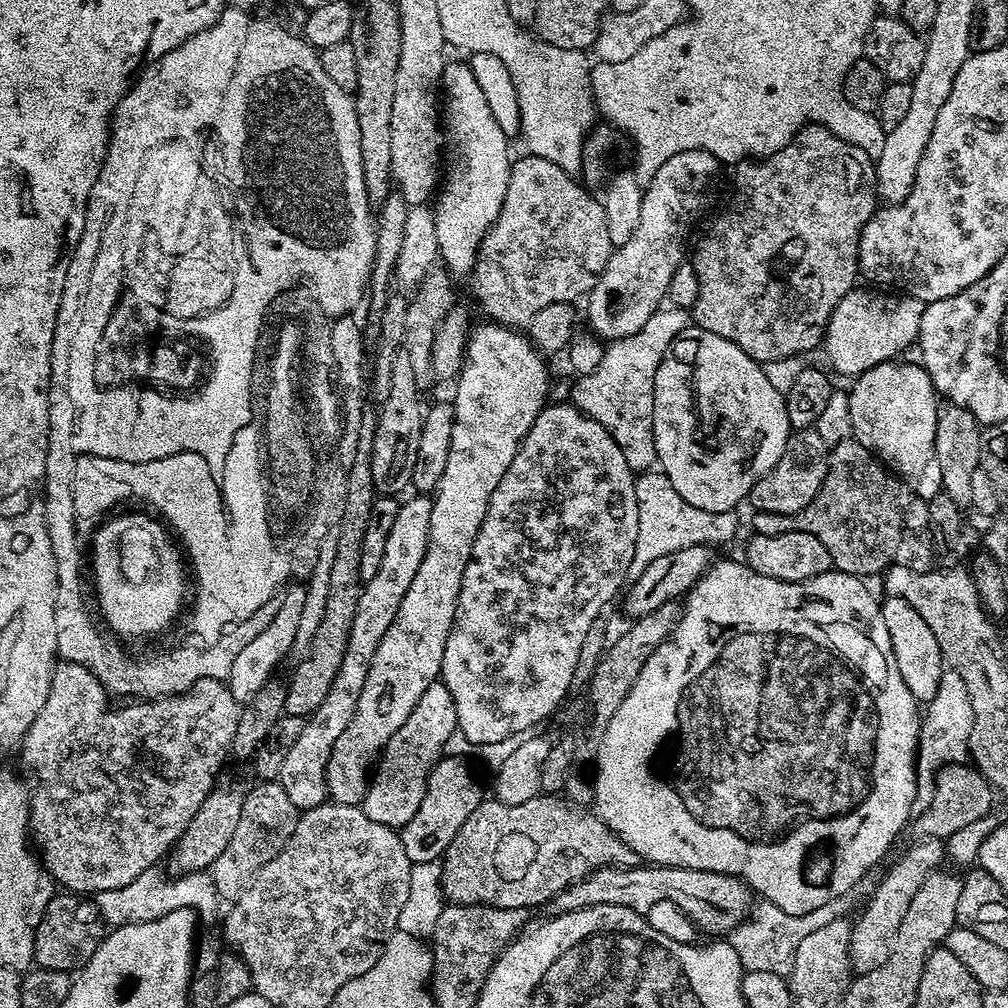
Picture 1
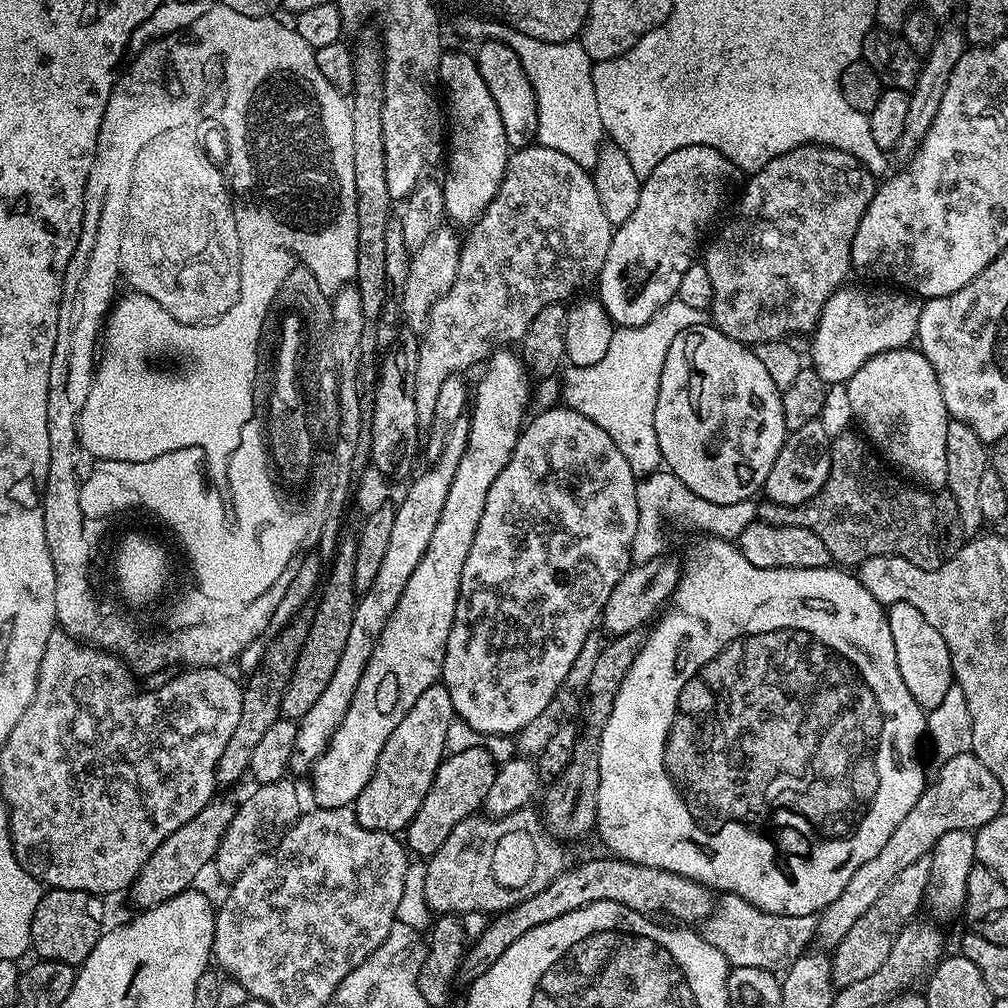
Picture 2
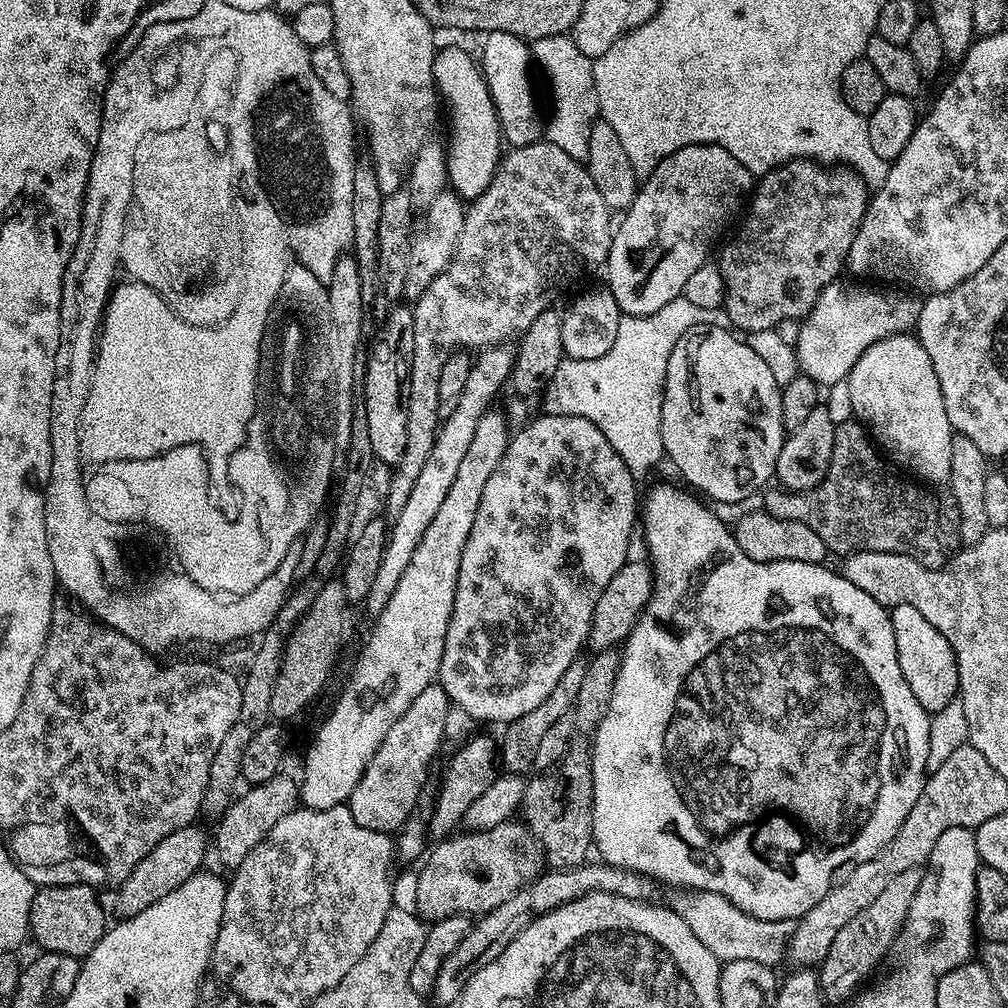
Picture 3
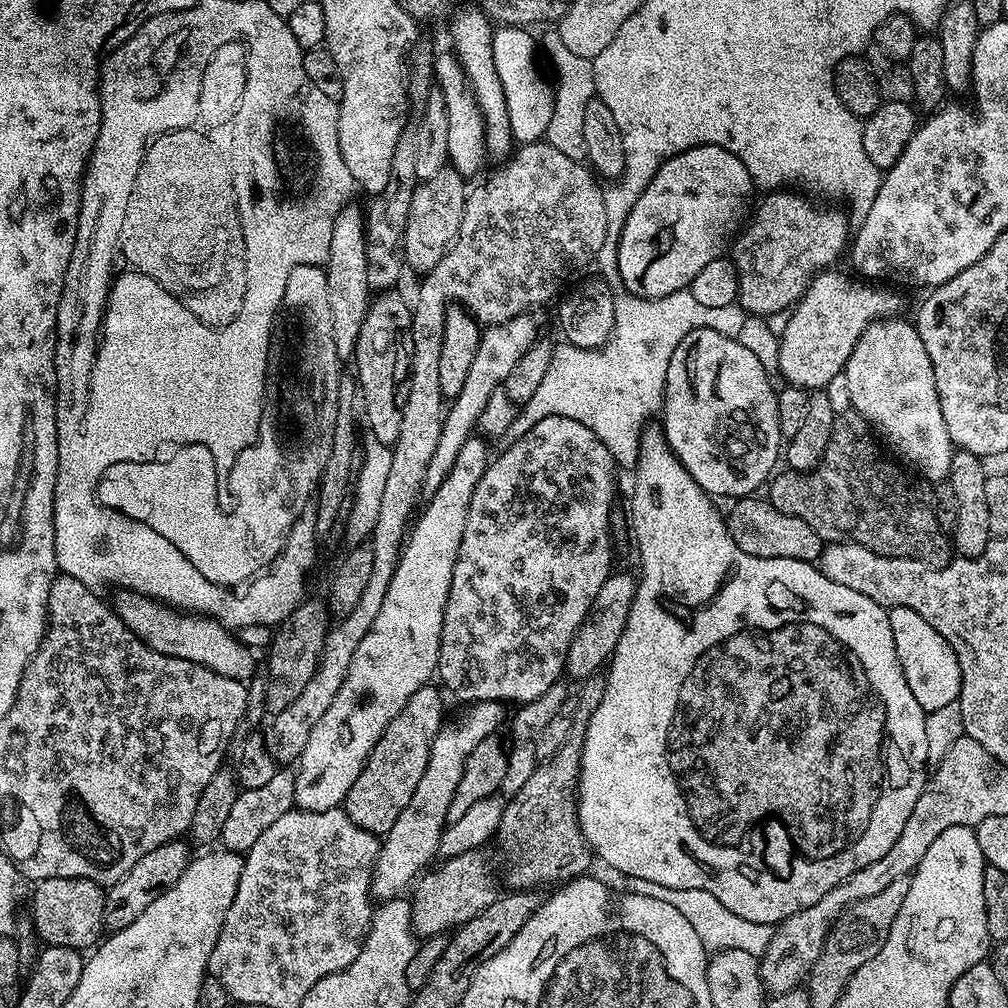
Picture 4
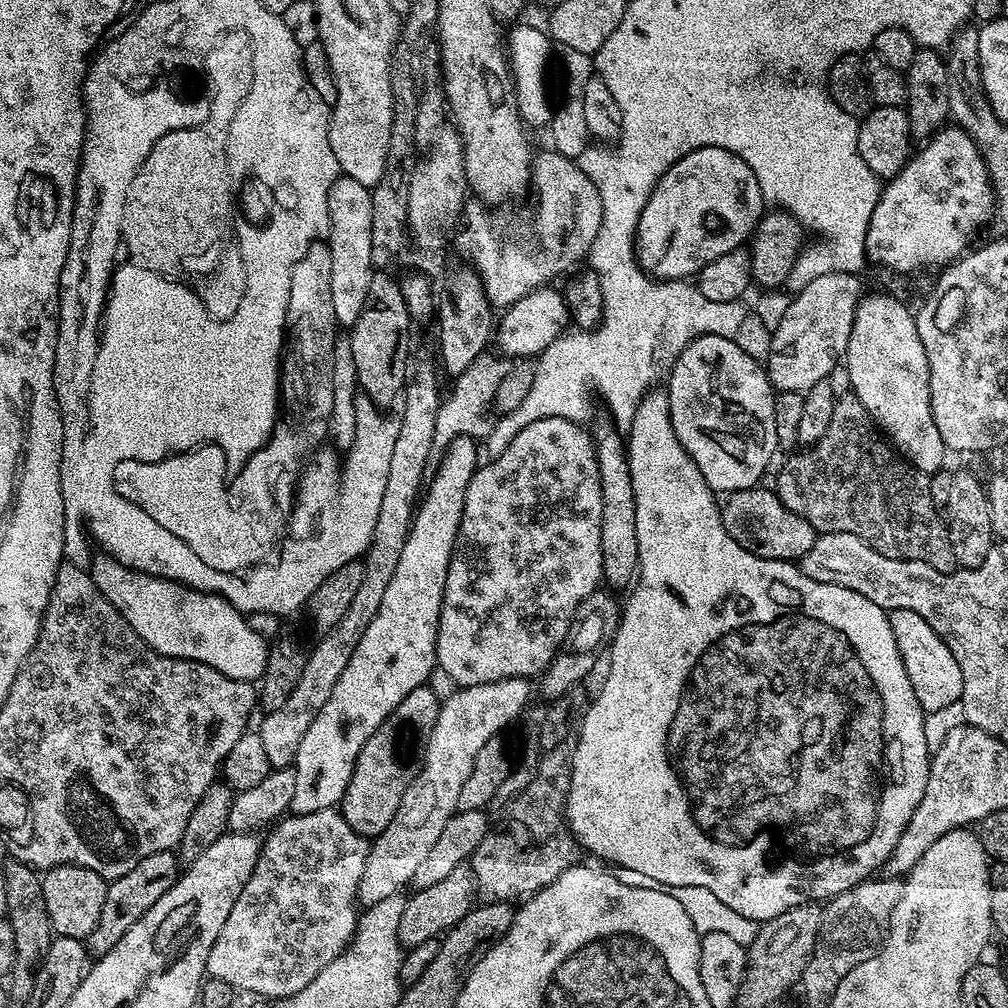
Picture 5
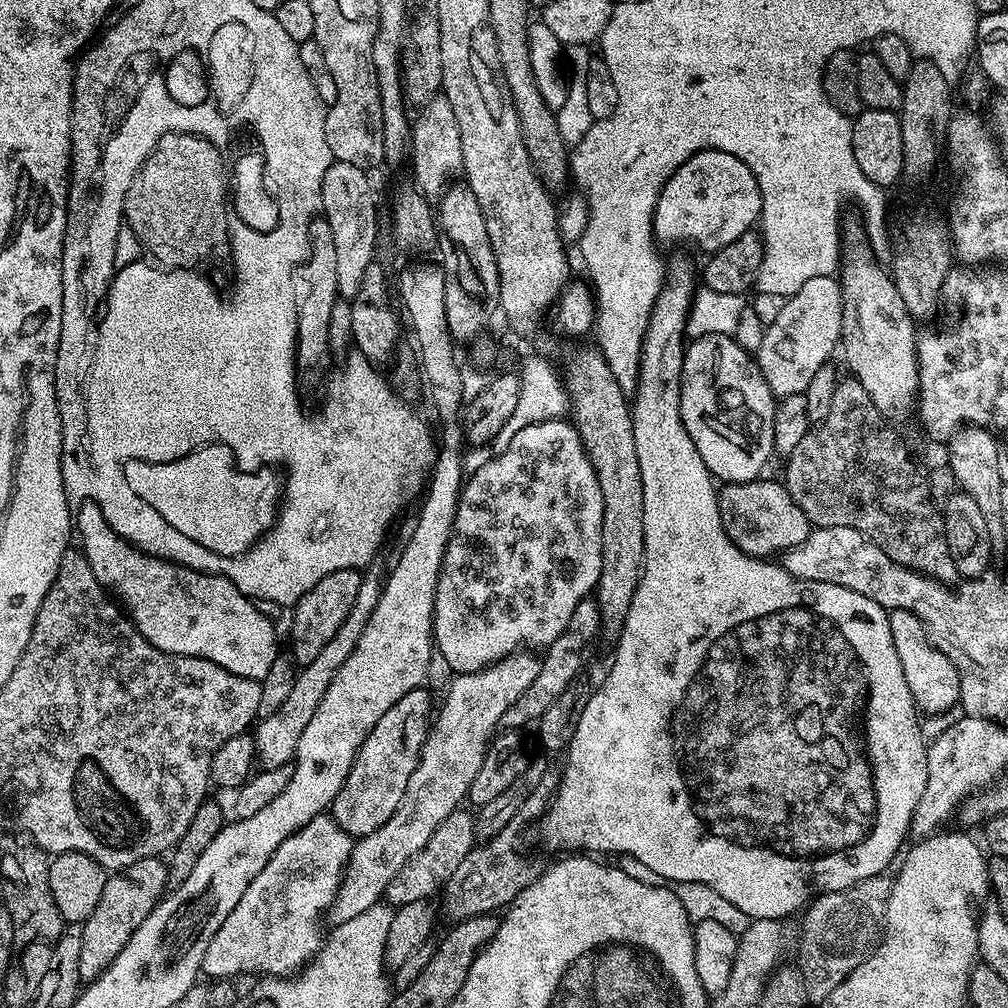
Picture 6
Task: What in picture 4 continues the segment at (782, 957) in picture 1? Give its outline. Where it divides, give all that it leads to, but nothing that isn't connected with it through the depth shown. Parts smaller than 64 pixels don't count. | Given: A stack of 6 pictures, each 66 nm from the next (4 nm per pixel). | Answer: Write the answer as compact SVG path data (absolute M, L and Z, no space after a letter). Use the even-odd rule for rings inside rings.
M617 875L615 879L614 884L617 889L634 894L657 896L670 902L670 906L674 906L674 910L678 910L678 914L682 914L682 918L686 918L690 926L694 926L694 934L698 934L705 948L712 952L746 950L746 954L754 954L759 958L763 956L766 946L770 946L770 938L774 931L773 925L749 922L747 918L734 914L734 910L726 910L726 906L722 906L722 902L718 902L714 894L706 894L706 890L674 890L670 886L658 886L658 882L646 882L646 878L634 878L633 876Z

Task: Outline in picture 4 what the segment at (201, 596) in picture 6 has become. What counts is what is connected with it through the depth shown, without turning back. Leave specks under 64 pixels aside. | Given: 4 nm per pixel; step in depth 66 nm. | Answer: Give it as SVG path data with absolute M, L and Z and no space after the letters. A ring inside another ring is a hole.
M127 590L117 591L114 607L117 614L126 622L126 626L150 647L167 656L198 662L226 678L241 682L251 681L257 675L256 660L252 652L239 640L233 629L224 627L217 619L209 615L193 614L191 611L177 610L167 606L151 596Z

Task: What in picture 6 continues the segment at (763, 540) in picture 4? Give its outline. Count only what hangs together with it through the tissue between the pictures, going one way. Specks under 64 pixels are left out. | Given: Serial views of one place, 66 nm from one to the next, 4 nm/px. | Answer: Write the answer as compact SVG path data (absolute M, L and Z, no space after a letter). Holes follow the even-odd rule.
M757 478L724 484L719 489L720 517L726 534L734 542L734 546L742 549L747 556L772 558L777 554L788 552L794 546L806 542L812 533L813 523L809 516L802 514L798 502L790 498L779 479L764 480Z

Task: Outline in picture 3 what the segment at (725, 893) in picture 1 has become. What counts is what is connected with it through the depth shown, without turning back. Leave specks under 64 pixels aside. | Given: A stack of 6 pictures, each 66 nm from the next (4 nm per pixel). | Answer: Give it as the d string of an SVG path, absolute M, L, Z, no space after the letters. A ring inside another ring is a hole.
M585 862L573 868L545 870L527 888L520 888L514 898L506 898L502 906L494 906L494 910L483 913L469 927L466 938L462 938L462 942L458 944L458 950L454 950L454 954L450 954L446 962L442 962L442 970L438 970L431 999L440 1004L455 1005L462 990L466 990L466 982L470 982L470 978L474 978L474 974L478 974L482 966L490 966L490 962L494 962L494 958L498 958L498 954L502 954L502 950L506 950L506 946L510 946L510 942L514 942L514 938L518 938L518 934L522 934L522 930L526 930L532 920L542 918L586 894L618 894L622 898L645 902L655 897L652 895L655 894L656 888L658 889L658 884L651 876L613 864L592 863Z

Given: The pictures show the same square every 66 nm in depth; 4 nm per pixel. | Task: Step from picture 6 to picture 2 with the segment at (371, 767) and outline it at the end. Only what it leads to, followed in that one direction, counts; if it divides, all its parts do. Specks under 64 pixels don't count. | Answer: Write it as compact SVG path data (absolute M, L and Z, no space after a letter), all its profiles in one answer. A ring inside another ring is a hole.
M443 682L432 684L430 690L422 690L418 702L410 706L406 718L398 722L394 734L386 738L386 746L382 746L382 754L378 754L374 774L370 782L366 782L362 794L358 794L354 811L362 827L393 834L403 833L407 829L418 814L418 806L422 806L434 782L434 774L446 755L444 743L448 740L448 731L455 716L450 690L446 690Z

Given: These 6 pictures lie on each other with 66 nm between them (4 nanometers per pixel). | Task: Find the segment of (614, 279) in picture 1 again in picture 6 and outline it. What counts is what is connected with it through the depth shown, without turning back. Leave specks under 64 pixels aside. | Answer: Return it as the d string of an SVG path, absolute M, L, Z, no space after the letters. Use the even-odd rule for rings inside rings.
M705 148L682 162L662 186L652 215L652 235L659 243L689 244L703 254L711 254L753 231L761 210L762 194L750 166L734 154Z

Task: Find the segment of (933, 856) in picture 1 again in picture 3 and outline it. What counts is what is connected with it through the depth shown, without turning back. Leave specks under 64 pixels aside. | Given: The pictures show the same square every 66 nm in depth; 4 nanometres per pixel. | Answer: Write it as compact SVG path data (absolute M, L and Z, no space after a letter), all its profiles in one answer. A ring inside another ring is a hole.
M920 868L914 870L905 870L903 874L897 874L895 878L890 878L890 883L886 886L886 890L882 890L882 894L878 894L878 898L874 898L874 902L870 902L870 906L866 906L866 910L862 910L862 914L850 918L850 922L846 922L846 926L842 926L842 930L838 930L834 943L830 945L830 954L826 954L826 958L818 965L818 975L820 985L822 986L822 994L825 1001L829 1005L840 1004L851 1001L857 995L858 987L856 984L863 985L868 975L871 974L872 968L876 968L880 964L880 959L884 955L893 951L896 938L900 935L902 926L906 922L906 914L910 910L910 902L914 902L914 894L918 894L918 886L924 877Z

